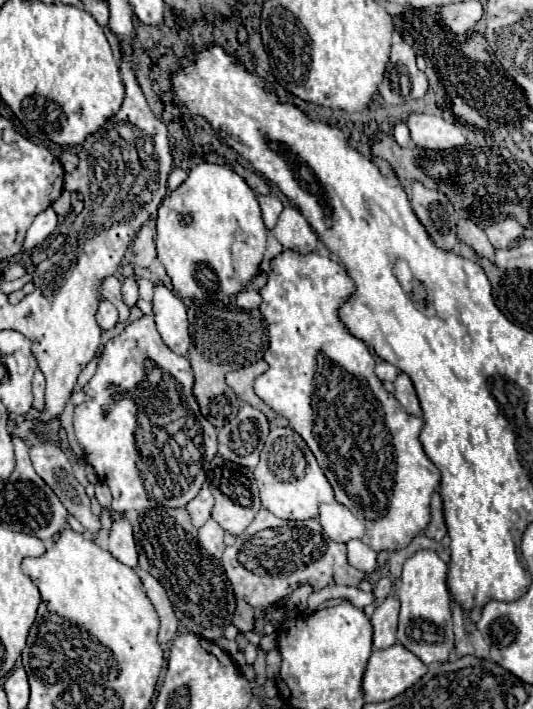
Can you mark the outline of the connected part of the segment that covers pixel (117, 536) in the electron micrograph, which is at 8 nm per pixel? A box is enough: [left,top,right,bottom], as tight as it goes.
[107,516,137,568]

